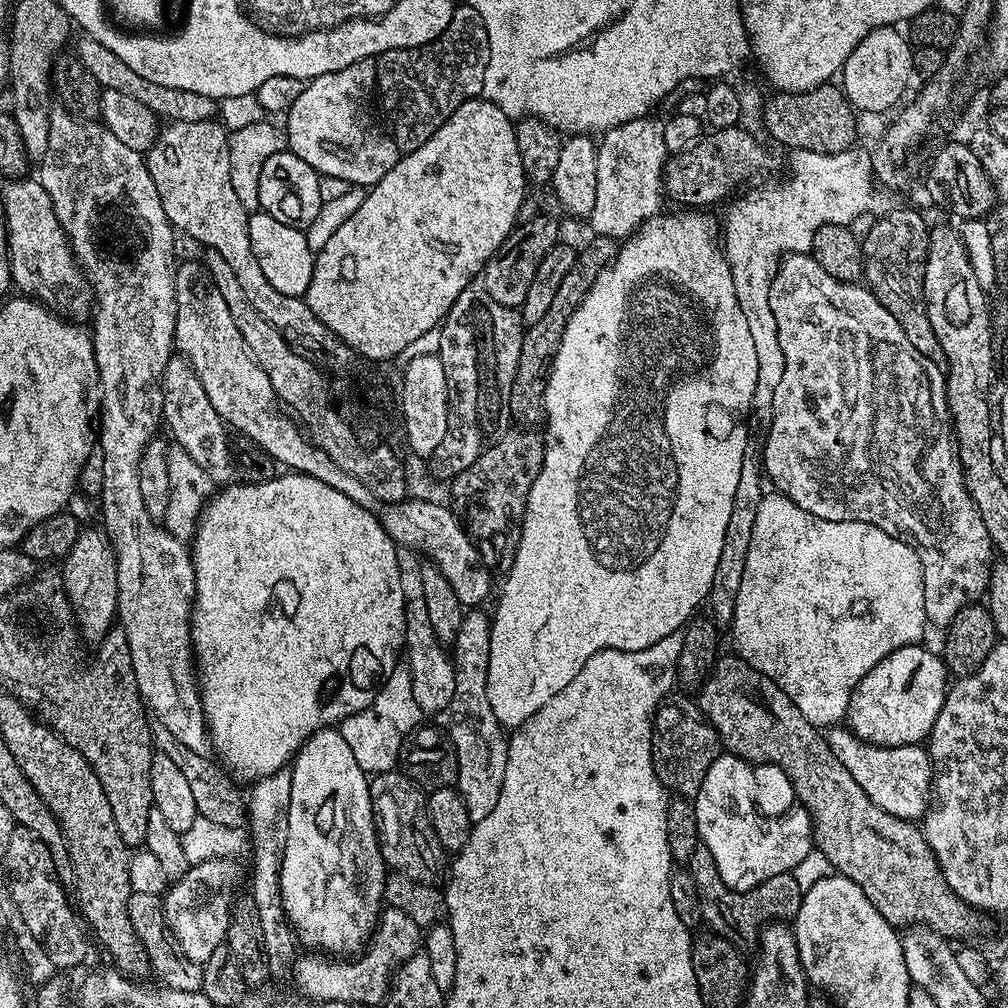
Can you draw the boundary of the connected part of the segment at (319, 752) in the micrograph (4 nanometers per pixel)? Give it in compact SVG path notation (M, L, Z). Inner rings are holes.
M339 727L323 728L318 730L302 745L294 759L291 761L292 781L290 782L290 804L289 804L289 834L286 839L285 854L282 858L282 868L280 876L281 904L284 907L284 914L295 935L295 939L305 944L305 949L315 950L320 954L331 954L336 958L352 958L357 955L367 945L371 935L376 930L376 925L380 919L382 905L384 904L384 881L386 879L386 865L384 856L380 853L378 843L378 833L376 831L376 818L372 810L372 799L368 789L370 780L358 766L354 754L350 750L350 745L346 743L346 738L341 734Z

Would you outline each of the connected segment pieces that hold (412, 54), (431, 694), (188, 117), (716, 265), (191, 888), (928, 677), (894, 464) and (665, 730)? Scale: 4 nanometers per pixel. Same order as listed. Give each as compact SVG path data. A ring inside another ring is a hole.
M458 6L450 18L450 26L420 48L399 48L383 52L375 57L376 78L374 92L380 95L380 108L388 119L387 131L391 140L396 143L401 153L413 152L422 146L462 106L462 102L475 100L483 93L484 75L488 62L488 35L478 18L478 14L470 7Z
M416 594L405 603L404 617L404 652L406 666L410 670L410 682L414 690L414 702L418 702L421 713L443 713L449 702L454 698L454 682L456 681L456 666L451 655L446 653L445 645L438 642L434 634L434 626L430 626L430 614L426 614L426 602Z
M87 38L81 39L81 44L74 48L75 55L94 74L94 78L100 83L101 89L109 88L118 90L121 94L130 94L137 102L142 102L161 121L177 124L178 122L202 122L211 120L217 115L217 101L206 98L206 94L194 94L190 90L174 90L174 86L158 86L158 82L150 82L142 78L142 74L134 74L114 50L106 50L102 42L94 42Z
M661 214L661 215L659 215L659 216L657 216L657 217L655 217L655 218L653 218L653 219L651 219L651 220L645 220L645 221L644 221L644 223L643 223L643 224L641 224L641 225L640 225L640 227L639 227L639 228L637 228L637 229L636 229L636 231L635 231L635 232L633 232L633 233L632 233L632 235L631 235L631 236L629 236L629 237L627 237L627 239L625 239L625 240L624 240L624 241L623 241L623 243L621 243L621 244L620 244L620 245L619 245L619 248L618 248L618 251L617 251L617 253L616 253L616 257L614 257L614 258L613 258L613 260L612 260L612 263L611 263L611 264L609 264L609 265L608 265L608 267L606 267L606 268L604 268L604 269L603 269L603 270L602 270L602 271L601 271L601 272L600 272L600 273L599 273L599 274L598 274L598 275L596 275L596 281L595 281L595 282L594 282L594 286L590 286L590 290L589 290L589 291L588 291L588 293L587 293L587 294L586 294L586 298L582 298L582 302L581 302L581 303L580 303L580 304L579 304L579 305L578 305L578 307L577 307L577 308L576 308L576 309L575 309L575 310L574 310L574 311L573 311L573 312L572 312L572 313L571 313L571 314L570 314L570 318L569 318L569 319L568 319L568 321L567 321L567 322L566 322L566 330L565 330L565 331L564 331L564 333L563 333L563 334L562 334L562 342L558 342L558 350L557 350L557 351L556 351L556 353L555 353L555 354L554 354L554 358L553 358L553 359L552 359L552 366L551 366L551 368L549 368L549 369L548 369L548 378L547 378L547 380L545 380L545 381L544 381L544 420L545 420L545 421L546 421L546 423L545 423L545 424L544 424L544 425L543 425L543 427L544 427L544 426L545 426L545 428L542 428L542 435L543 435L543 437L544 437L544 457L543 457L543 458L542 458L542 466L541 466L541 467L540 467L540 469L539 469L539 470L538 470L538 478L534 478L534 482L533 482L533 483L532 483L532 485L531 485L531 486L530 486L530 492L529 492L529 494L528 494L528 497L527 497L527 498L526 498L526 504L525 504L525 506L524 506L524 521L523 521L523 522L522 522L522 526L521 526L521 527L520 527L520 541L519 541L519 542L518 542L518 550L517 550L517 551L516 551L516 557L515 557L515 558L514 558L514 562L513 562L513 563L512 563L512 565L511 565L511 566L510 566L510 570L509 570L509 571L508 571L508 573L507 573L507 574L506 574L506 575L505 575L505 576L504 576L504 577L503 577L503 580L504 580L504 589L502 589L502 590L501 590L501 592L500 592L500 601L498 601L498 602L497 602L497 604L496 604L496 613L494 613L494 614L493 614L493 613L491 613L491 616L490 616L490 623L491 623L491 626L492 626L492 629L491 629L491 630L490 630L490 658L489 658L489 659L488 659L488 681L487 681L487 682L486 682L486 694L487 694L487 695L488 695L488 701L489 701L489 702L490 702L490 710L494 710L494 718L495 718L495 719L496 719L496 720L497 720L497 721L498 721L498 722L499 722L499 723L500 723L500 724L503 724L503 725L504 725L504 727L505 727L505 729L508 729L508 730L516 730L516 729L519 729L519 727L520 727L520 725L522 725L522 724L525 724L525 722L526 722L526 721L528 721L528 720L531 720L531 719L532 719L532 717L533 717L533 716L536 716L536 715L537 715L537 714L538 714L538 710L542 710L542 706L546 706L546 702L550 702L550 698L554 698L554 694L558 694L558 690L566 690L566 686L570 686L570 682L574 682L574 674L578 674L578 670L582 670L582 666L586 666L586 662L587 662L587 661L588 661L588 659L590 659L590 657L591 657L591 656L593 656L593 655L594 655L594 654L598 654L598 653L599 653L599 652L601 652L601 651L602 651L602 650L606 650L606 649L607 649L607 648L613 648L613 649L614 649L614 650L622 650L622 651L623 651L623 652L633 652L633 651L634 651L634 650L646 650L646 649L647 649L647 648L649 648L649 647L650 647L650 646L654 646L654 642L662 642L662 638L666 638L666 637L667 637L667 636L669 636L669 635L670 635L670 634L674 634L674 633L675 633L675 632L680 632L680 631L681 631L681 629L683 629L683 628L684 628L684 627L685 627L685 625L687 625L687 623L688 623L688 621L689 621L689 620L691 620L691 619L693 619L693 617L695 617L695 616L696 616L696 615L697 615L697 612L696 612L696 607L698 607L698 606L699 606L699 604L701 604L701 605L703 605L703 604L704 604L704 603L705 603L705 601L707 601L707 598L708 598L708 591L709 591L709 590L711 590L711 589L712 589L712 583L713 583L713 582L714 582L714 570L715 570L715 569L716 569L716 567L717 567L717 566L718 566L718 558L722 558L722 541L723 541L723 540L724 540L724 539L726 539L726 522L730 522L730 510L734 510L734 490L738 490L738 482L739 482L739 481L740 481L740 475L741 475L741 474L742 474L742 458L743 458L743 457L744 457L744 455L746 455L746 454L747 454L747 452L748 452L748 451L750 451L750 444L748 444L748 428L747 428L747 426L746 426L746 425L744 425L744 419L746 419L746 418L747 418L747 416L750 416L750 413L751 413L751 412L752 412L752 411L753 411L753 406L752 406L752 399L753 399L753 398L754 398L754 386L758 386L758 358L756 358L756 357L755 357L755 355L754 355L754 342L753 342L753 341L751 341L751 339L750 339L750 330L749 330L749 329L747 329L747 327L746 327L746 318L745 318L745 317L743 317L743 315L742 315L742 308L741 308L741 307L740 307L740 306L738 306L738 300L737 300L737 298L736 298L736 295L735 295L735 294L734 294L734 282L733 282L733 278L732 278L732 275L731 275L731 274L730 274L730 266L729 266L729 265L728 265L728 263L727 263L727 262L726 262L726 258L725 258L725 257L724 257L724 250L723 250L723 247L721 247L721 245L720 245L720 244L719 244L719 243L718 243L718 232L717 232L717 229L716 229L716 232L715 232L715 230L714 230L714 229L712 229L712 228L711 228L711 226L710 226L710 225L708 225L708 224L707 224L707 222L706 222L706 221L704 221L704 220L703 220L703 218L702 218L702 217L700 217L700 216L703 216L703 215L700 215L700 214L688 214L688 215L692 215L692 216L667 216L667 214Z
M217 859L204 861L201 864L193 864L191 865L191 867L189 867L188 872L184 875L184 877L182 877L181 880L175 881L175 883L173 883L171 887L167 889L166 895L163 897L162 903L164 906L164 922L168 926L169 933L177 949L179 949L182 955L184 955L187 960L193 960L195 964L199 964L201 966L207 965L206 962L208 959L211 958L212 955L215 954L216 947L218 947L219 944L220 946L223 945L226 941L228 924L231 922L232 916L233 901L230 898L235 897L237 895L238 889L236 889L236 887L238 887L240 884L240 868L236 864L238 863L233 862L231 859Z
M923 643L911 644L886 654L886 658L858 682L846 717L847 727L855 736L883 748L927 741L948 693L950 673L943 659L924 647Z
M793 252L781 259L776 273L772 275L772 285L768 294L770 310L774 314L774 322L778 324L778 346L782 346L782 358L786 368L782 370L782 382L778 382L778 390L774 390L772 403L772 418L768 437L764 440L764 454L762 452L762 472L765 477L772 479L777 493L789 496L802 510L820 520L857 520L870 523L880 530L886 530L894 538L906 542L920 559L922 566L922 582L924 583L924 597L926 598L926 618L929 625L937 624L940 630L947 629L948 623L966 605L979 601L988 591L988 576L990 565L994 560L992 539L988 537L986 526L978 514L972 501L972 495L964 485L964 475L960 469L960 460L956 456L956 437L952 434L952 419L948 417L948 399L944 389L945 373L941 365L927 360L916 349L914 341L908 337L909 333L900 324L893 312L882 306L880 299L872 293L872 289L860 282L849 282L830 278L822 266L811 254Z
M672 694L661 703L656 710L656 719L652 721L652 765L656 776L664 784L669 793L680 798L695 797L696 791L702 786L702 778L706 778L706 770L716 757L721 755L722 745L717 725L711 724L700 711L697 701L688 696L676 696Z

